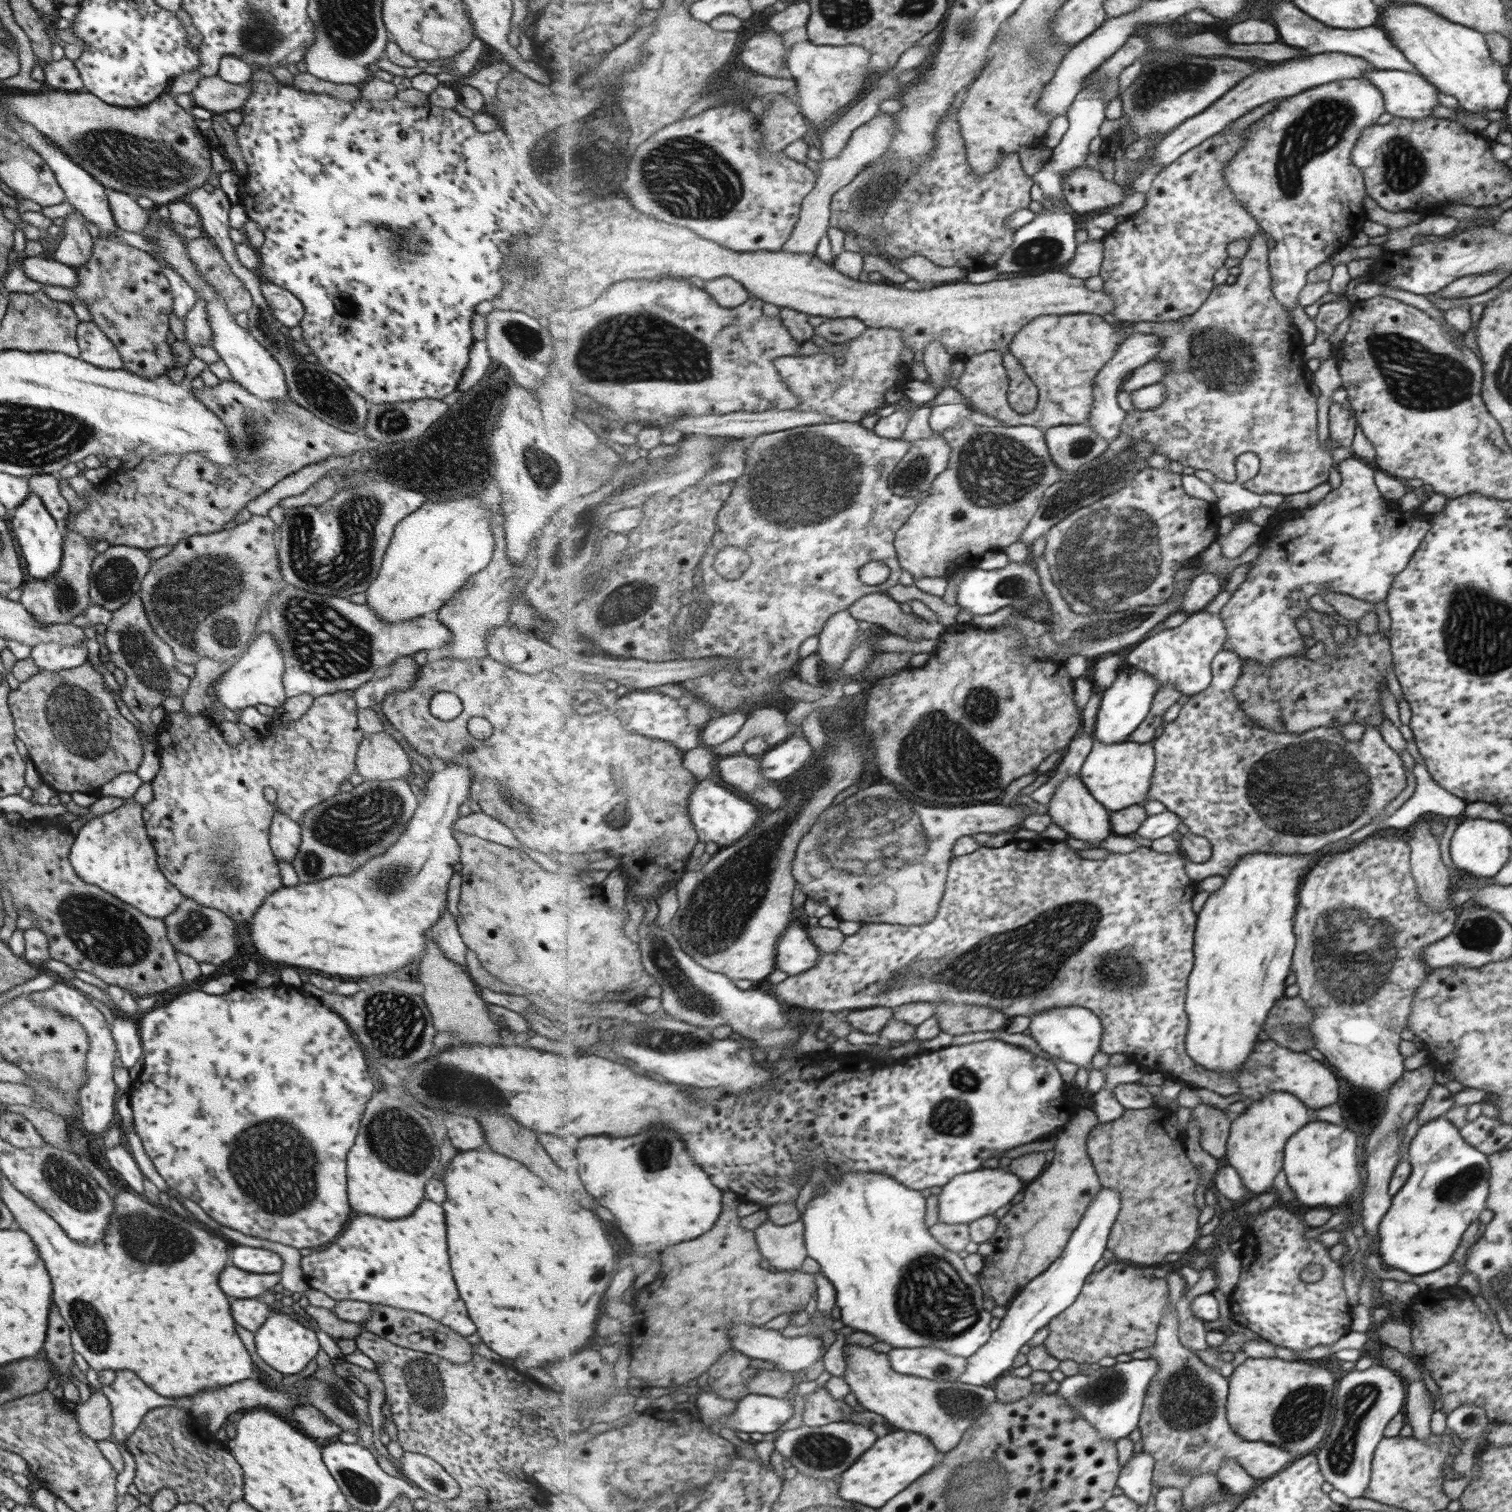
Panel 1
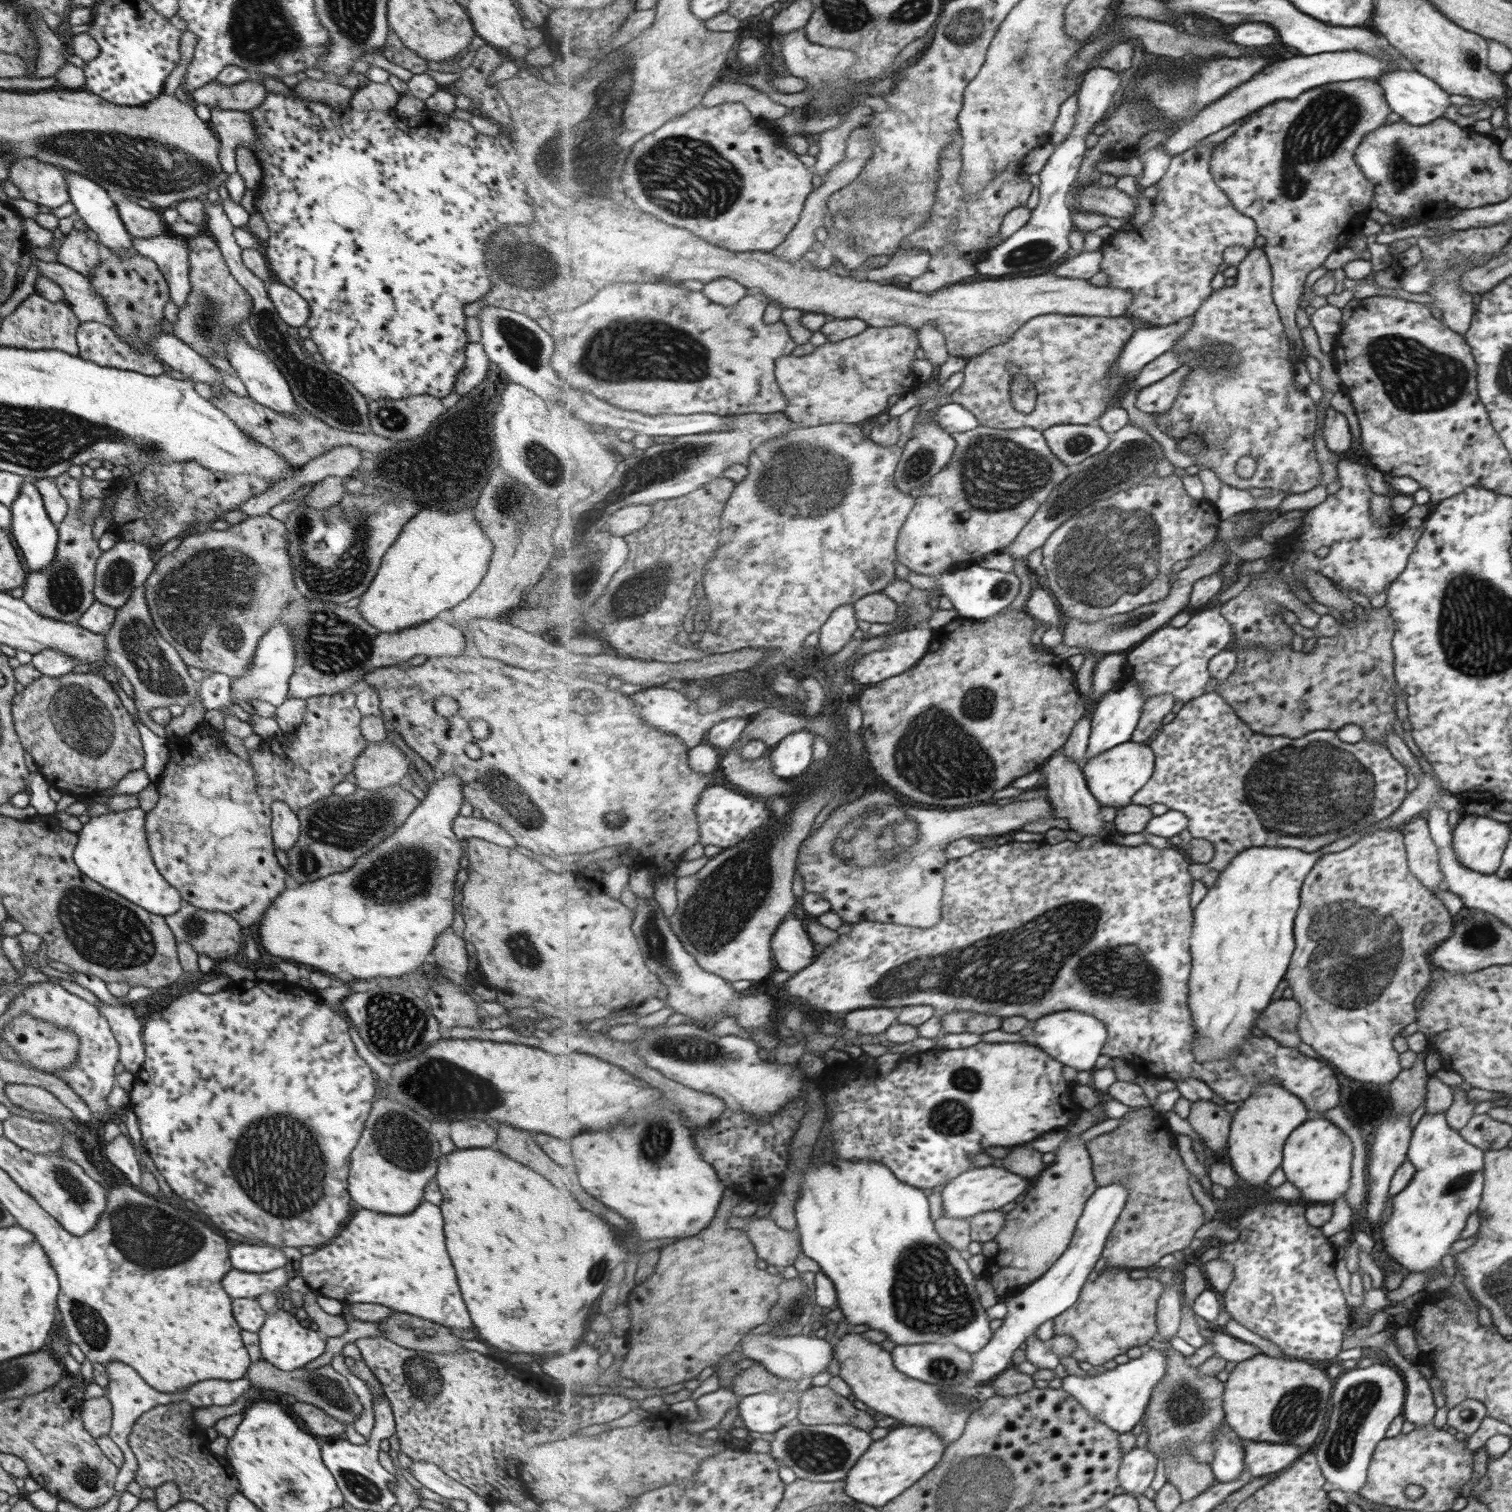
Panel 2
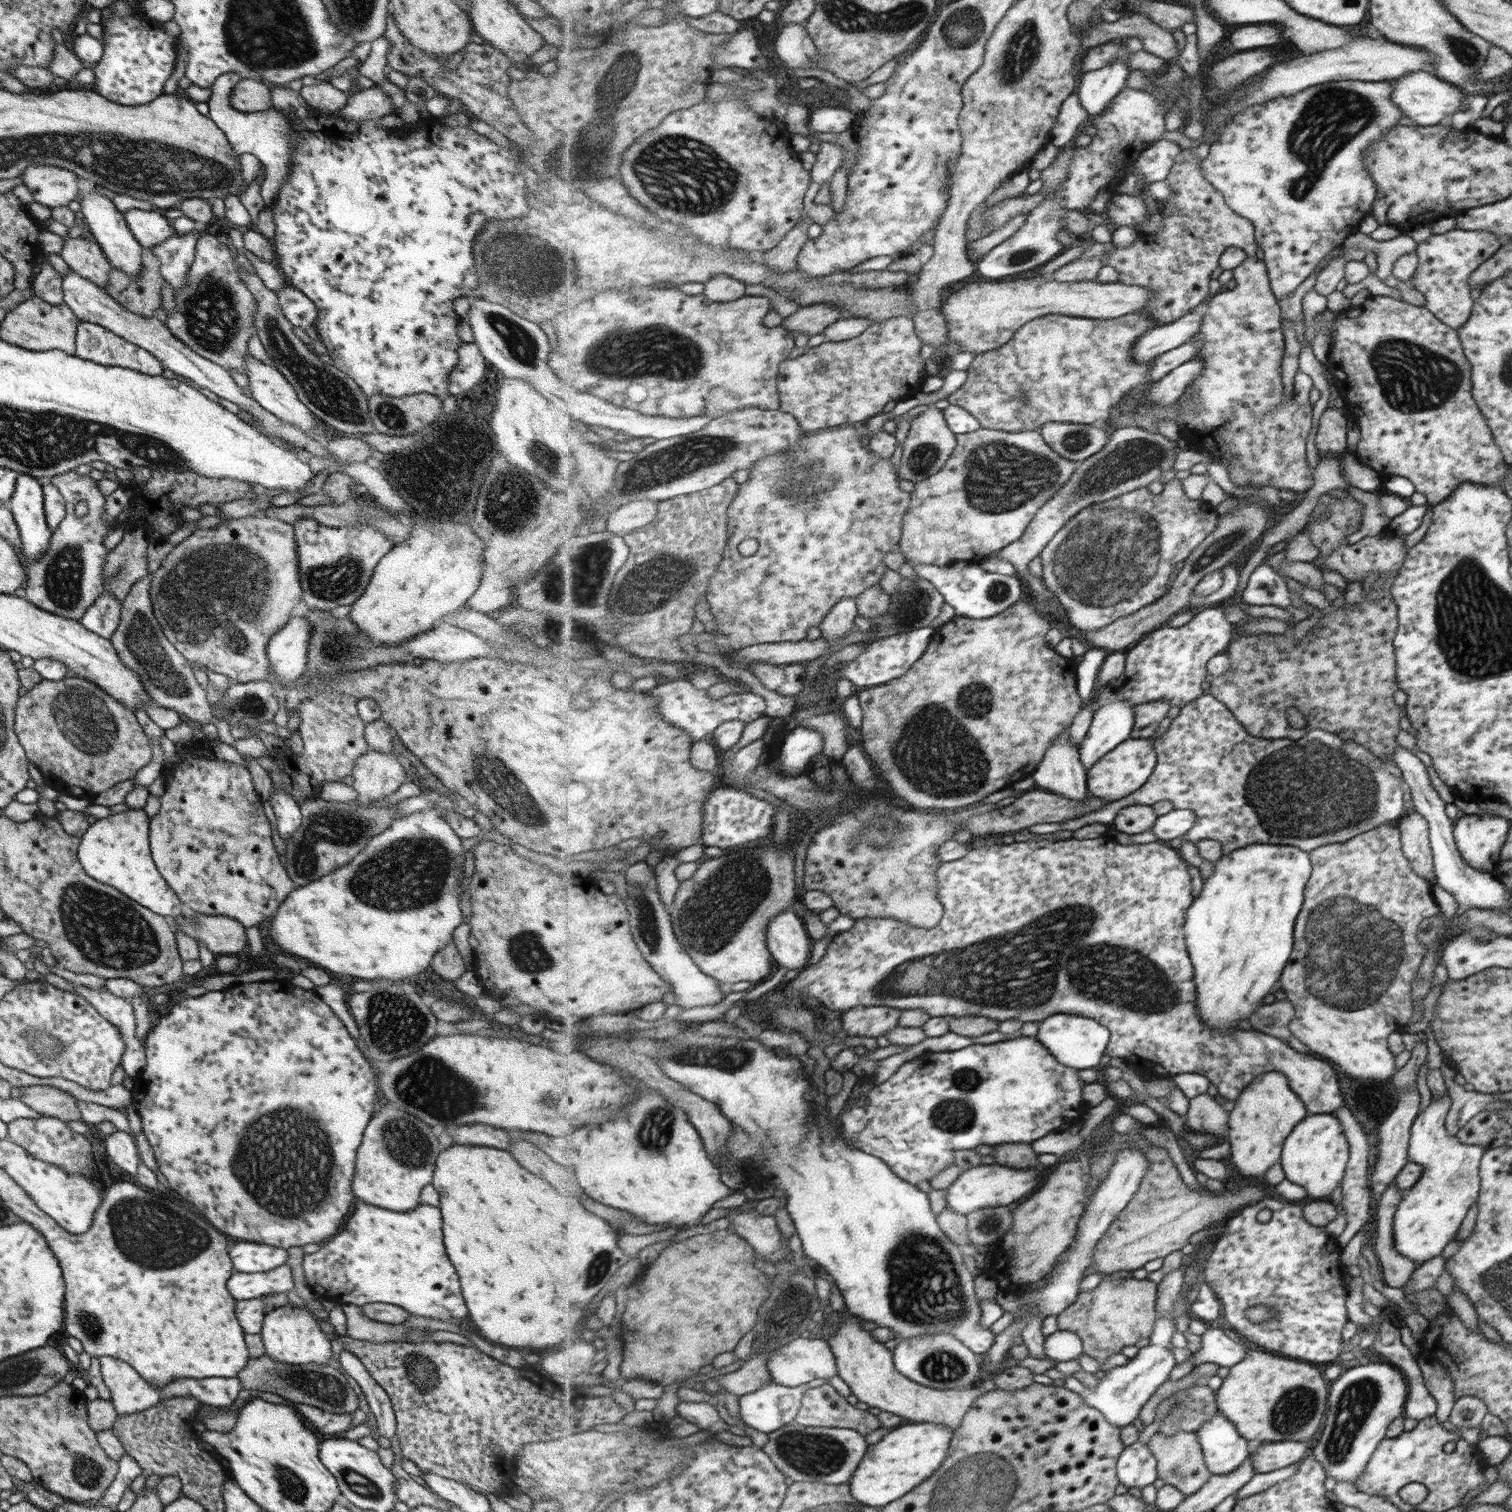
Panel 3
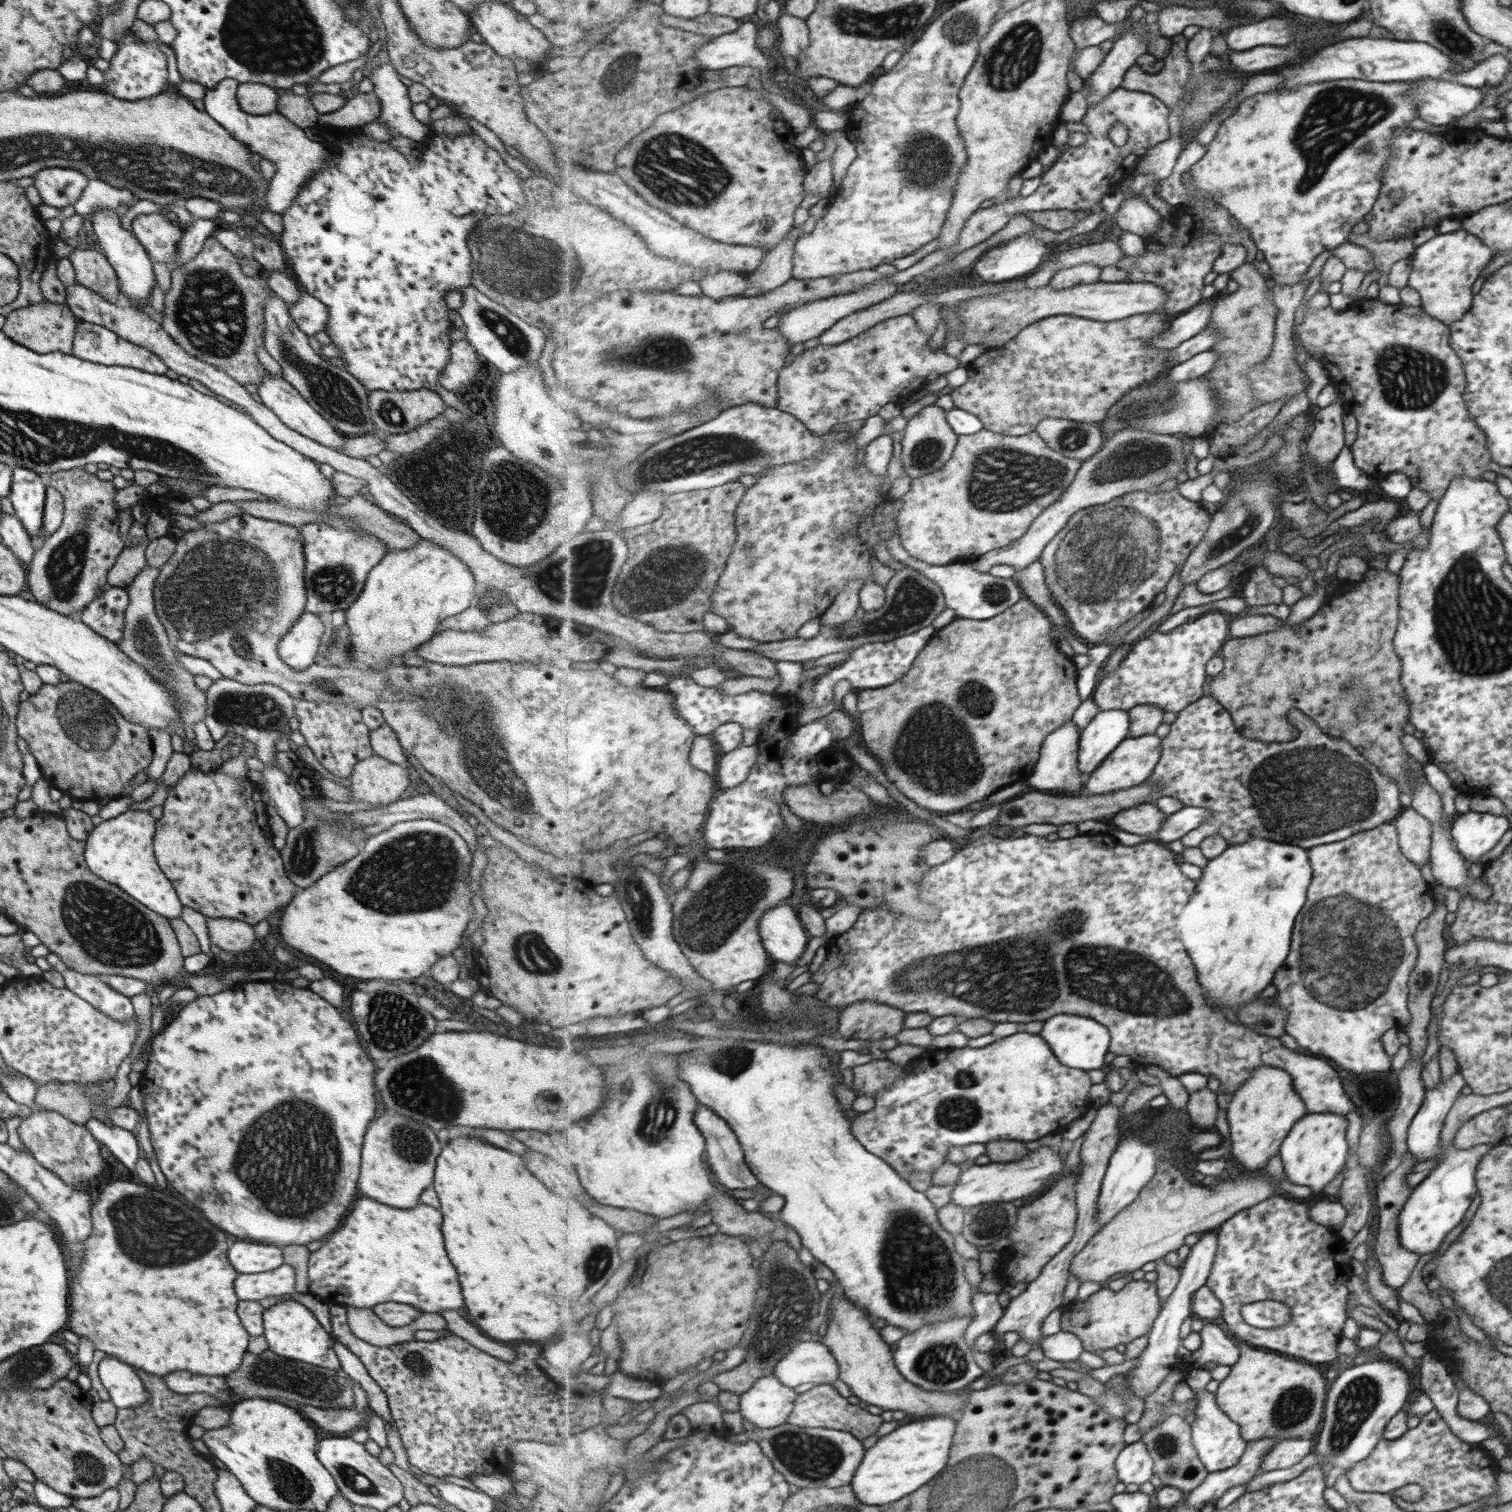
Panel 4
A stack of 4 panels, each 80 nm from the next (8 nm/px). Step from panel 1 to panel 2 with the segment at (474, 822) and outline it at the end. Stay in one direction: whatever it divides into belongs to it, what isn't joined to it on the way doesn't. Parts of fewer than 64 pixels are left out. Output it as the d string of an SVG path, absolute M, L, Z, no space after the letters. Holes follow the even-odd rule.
M458 815L453 820L453 832L459 838L482 838L488 843L498 844L504 847L517 847L514 838L504 831L504 828L490 822L487 818L478 819L472 815L469 817Z

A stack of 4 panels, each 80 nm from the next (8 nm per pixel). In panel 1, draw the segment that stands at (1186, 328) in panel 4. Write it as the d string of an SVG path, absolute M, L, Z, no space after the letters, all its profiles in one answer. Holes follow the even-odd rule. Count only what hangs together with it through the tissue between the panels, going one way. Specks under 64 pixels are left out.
M1152 331L1148 333L1136 333L1128 337L1126 342L1122 344L1119 354L1116 355L1109 365L1104 368L1103 372L1097 378L1096 404L1095 410L1091 414L1091 420L1088 425L1093 426L1104 438L1113 443L1123 432L1123 424L1128 418L1129 412L1124 410L1118 402L1118 394L1123 390L1123 385L1135 370L1146 366L1150 362L1158 359L1158 355L1162 353L1162 346L1165 346L1165 338L1162 335L1154 334Z

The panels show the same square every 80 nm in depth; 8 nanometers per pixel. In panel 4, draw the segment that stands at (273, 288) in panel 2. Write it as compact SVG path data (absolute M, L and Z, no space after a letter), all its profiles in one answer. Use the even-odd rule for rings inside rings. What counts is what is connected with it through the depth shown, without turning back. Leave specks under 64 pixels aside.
M302 292L298 302L288 304L288 308L294 322L307 336L320 337L325 328L327 328L328 306L313 298L310 294Z

